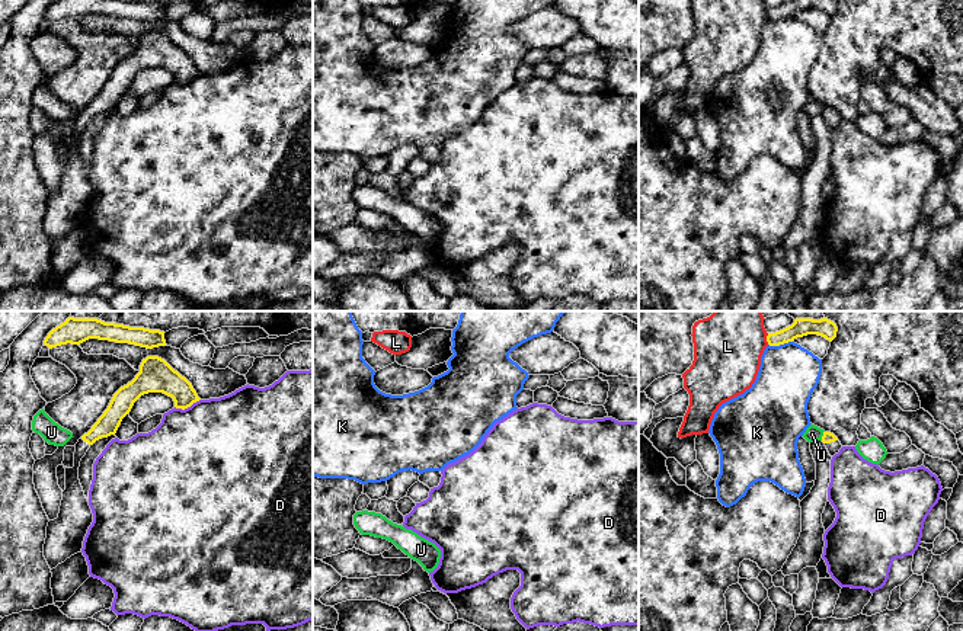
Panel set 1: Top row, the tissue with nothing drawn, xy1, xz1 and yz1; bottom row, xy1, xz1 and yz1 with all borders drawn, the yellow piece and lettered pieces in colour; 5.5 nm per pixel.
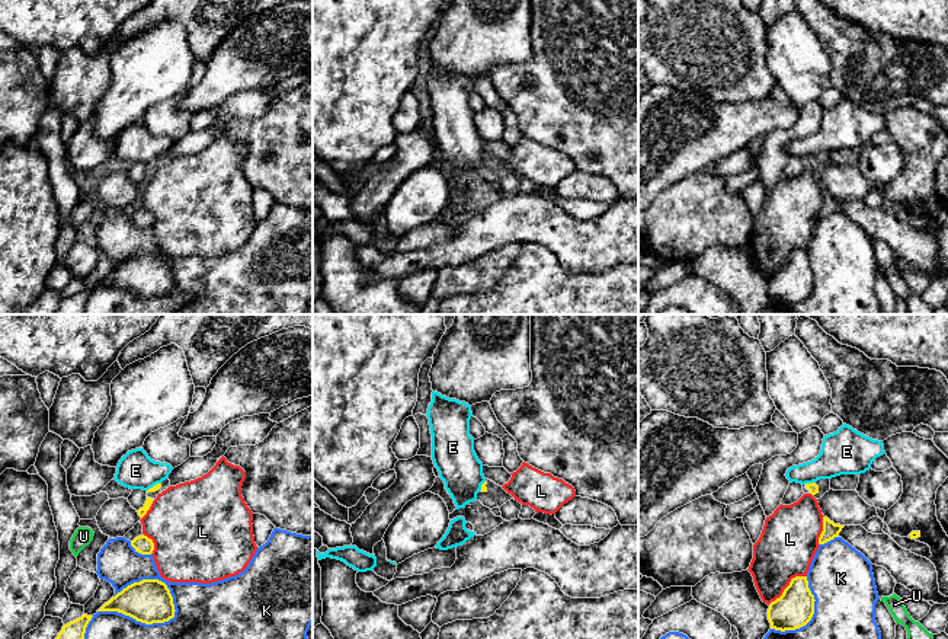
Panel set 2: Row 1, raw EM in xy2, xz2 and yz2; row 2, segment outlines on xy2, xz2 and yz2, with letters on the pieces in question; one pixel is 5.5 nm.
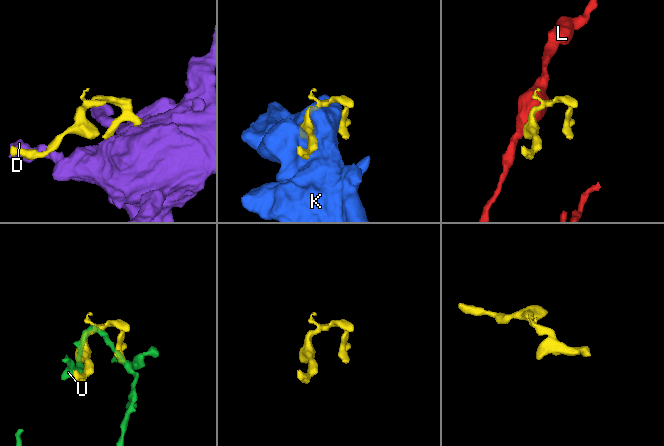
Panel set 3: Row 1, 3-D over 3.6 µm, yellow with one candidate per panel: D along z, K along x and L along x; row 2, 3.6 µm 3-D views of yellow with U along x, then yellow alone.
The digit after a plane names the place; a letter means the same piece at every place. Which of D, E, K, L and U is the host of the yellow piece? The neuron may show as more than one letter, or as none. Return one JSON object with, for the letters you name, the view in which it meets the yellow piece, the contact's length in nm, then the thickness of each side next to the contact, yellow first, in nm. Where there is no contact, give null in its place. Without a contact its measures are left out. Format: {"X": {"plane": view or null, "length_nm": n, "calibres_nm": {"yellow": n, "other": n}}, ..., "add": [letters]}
{"add": []}

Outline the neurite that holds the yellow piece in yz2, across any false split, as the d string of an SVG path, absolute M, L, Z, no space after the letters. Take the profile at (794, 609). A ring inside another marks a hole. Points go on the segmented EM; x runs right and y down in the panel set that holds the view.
M807 576L792 578L782 595L769 604L771 629L785 632L806 626L814 614L814 601Z

